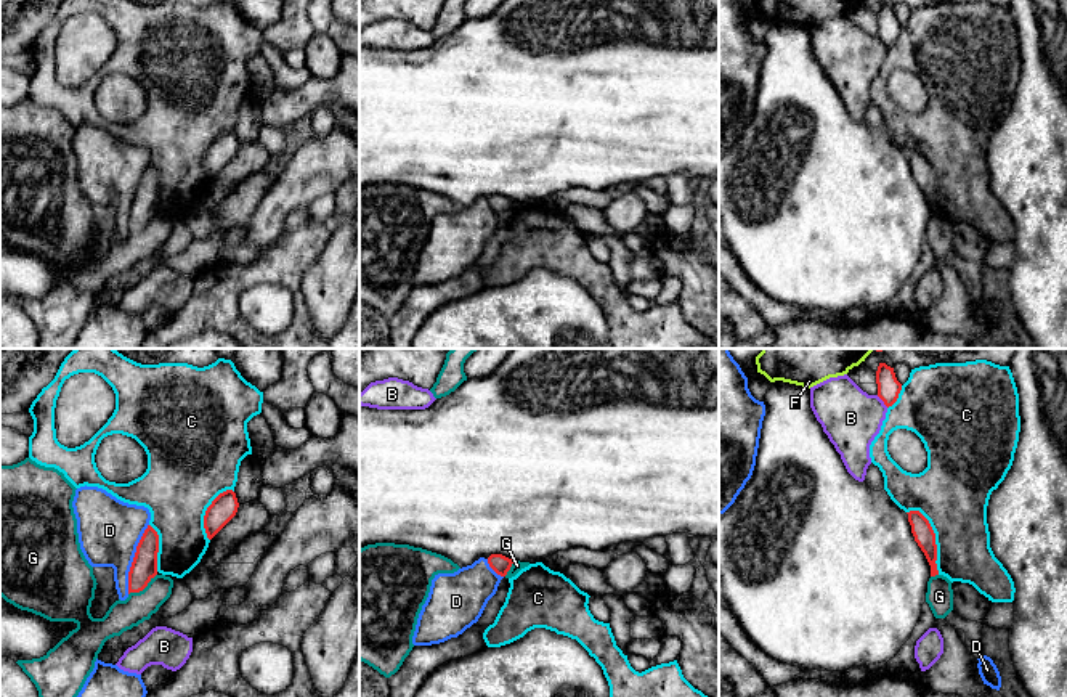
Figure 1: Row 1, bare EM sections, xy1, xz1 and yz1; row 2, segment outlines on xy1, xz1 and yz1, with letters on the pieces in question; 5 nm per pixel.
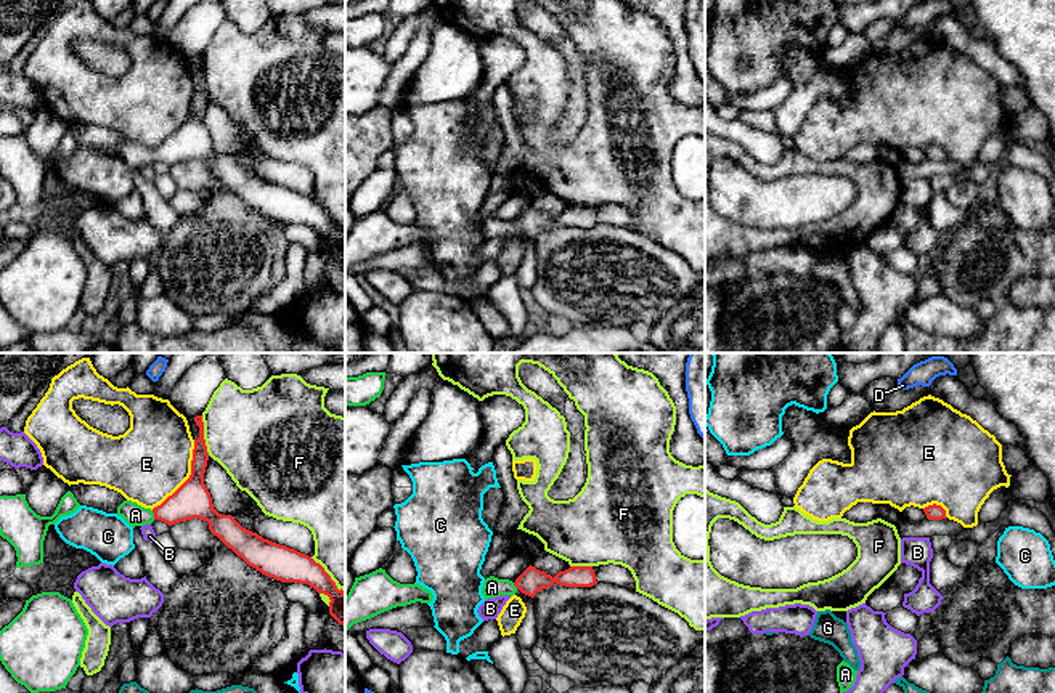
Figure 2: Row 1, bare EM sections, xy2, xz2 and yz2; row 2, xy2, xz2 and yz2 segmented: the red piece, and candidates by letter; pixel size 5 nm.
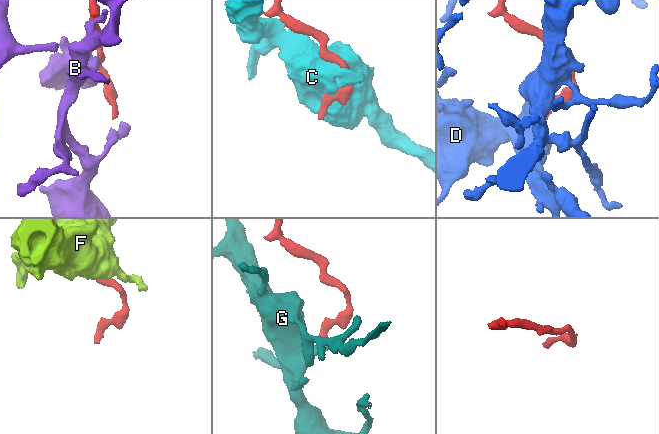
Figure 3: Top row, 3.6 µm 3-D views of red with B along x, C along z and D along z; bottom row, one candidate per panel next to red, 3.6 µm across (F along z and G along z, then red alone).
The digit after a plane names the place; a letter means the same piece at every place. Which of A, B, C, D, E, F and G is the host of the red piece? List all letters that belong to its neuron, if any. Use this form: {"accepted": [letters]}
{"accepted": ["A"]}

